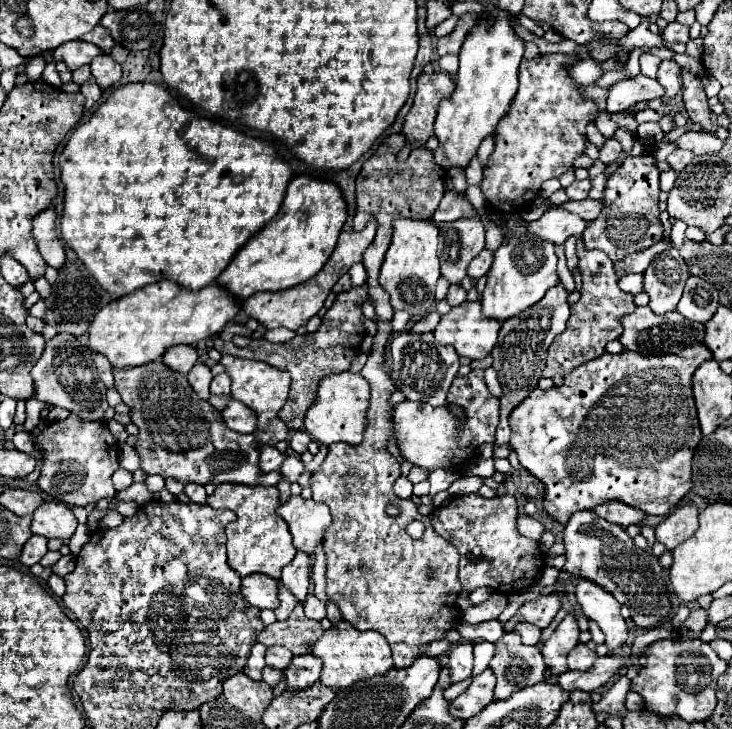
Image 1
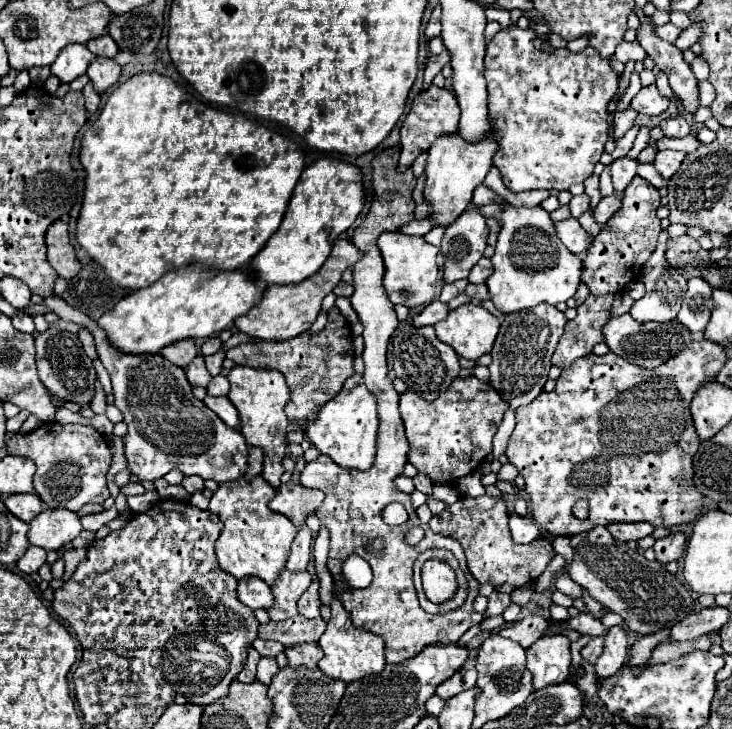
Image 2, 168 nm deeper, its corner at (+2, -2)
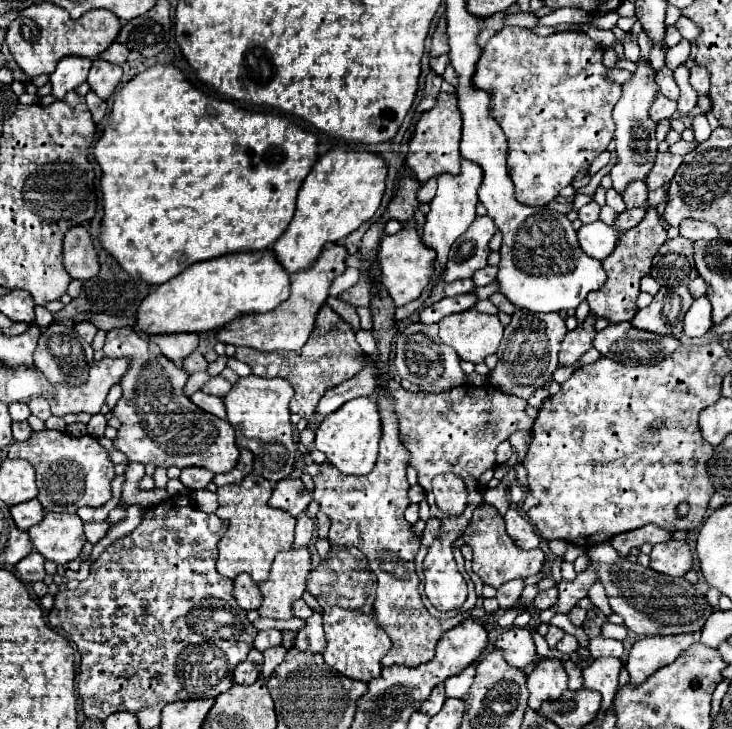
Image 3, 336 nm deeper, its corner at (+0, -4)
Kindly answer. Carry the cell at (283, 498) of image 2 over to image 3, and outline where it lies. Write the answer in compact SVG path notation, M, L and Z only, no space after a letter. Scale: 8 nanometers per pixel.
M282 479L276 483L268 505L286 511L292 517L298 517L308 509L310 501L312 501L312 491L304 487L302 479Z

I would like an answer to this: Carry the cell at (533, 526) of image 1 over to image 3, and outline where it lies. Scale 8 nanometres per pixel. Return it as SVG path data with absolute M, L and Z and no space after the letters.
M510 507L508 513L504 515L504 519L506 519L506 531L508 531L510 539L518 547L522 547L522 549L536 549L540 545L540 535L530 525L530 521L518 513L518 509Z

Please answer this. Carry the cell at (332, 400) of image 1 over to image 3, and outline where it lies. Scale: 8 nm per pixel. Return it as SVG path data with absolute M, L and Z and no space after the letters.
M356 397L330 413L316 429L314 445L328 461L346 475L368 475L378 459L378 441L382 437L380 413L372 397Z

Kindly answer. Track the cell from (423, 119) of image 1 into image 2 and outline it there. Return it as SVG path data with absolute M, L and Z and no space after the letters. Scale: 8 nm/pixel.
M432 85L428 91L422 91L414 101L412 101L412 109L406 115L402 129L400 129L400 167L412 167L414 159L428 151L432 147L432 143L442 137L442 135L452 135L458 131L458 121L460 121L460 107L456 103L456 97L452 91L448 89L440 89L436 85Z

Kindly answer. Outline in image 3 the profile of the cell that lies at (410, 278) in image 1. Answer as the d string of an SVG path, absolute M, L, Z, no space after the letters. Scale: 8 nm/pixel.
M404 229L396 235L386 235L382 239L380 253L378 253L382 283L388 289L396 307L418 299L422 295L422 291L430 285L430 281L434 277L434 259L436 259L434 249L430 249L422 243L416 229Z

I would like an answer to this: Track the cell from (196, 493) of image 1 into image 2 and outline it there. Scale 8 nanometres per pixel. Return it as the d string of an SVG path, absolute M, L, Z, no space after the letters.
M190 475L190 477L184 477L182 485L184 485L184 489L188 493L196 493L196 491L202 491L204 489L204 479L202 477L196 477L196 475Z

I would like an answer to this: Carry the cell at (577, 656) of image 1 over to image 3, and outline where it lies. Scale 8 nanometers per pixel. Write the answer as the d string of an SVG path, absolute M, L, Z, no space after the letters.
M598 635L598 637L590 639L588 651L590 651L592 657L604 657L604 655L610 655L610 657L622 657L624 647L622 647L622 641L606 639L606 637Z

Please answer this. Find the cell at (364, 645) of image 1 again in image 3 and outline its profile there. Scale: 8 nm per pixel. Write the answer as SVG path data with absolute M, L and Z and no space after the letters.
M372 597L358 607L358 611L346 611L340 607L330 607L330 605L322 605L324 609L324 631L326 631L326 651L324 651L324 661L334 667L338 673L356 679L356 681L364 681L368 683L370 679L376 679L380 675L380 659L390 651L392 641L390 637L374 623L372 619Z

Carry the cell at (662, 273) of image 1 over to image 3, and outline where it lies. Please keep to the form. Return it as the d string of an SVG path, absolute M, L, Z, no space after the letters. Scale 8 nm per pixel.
M684 285L660 287L652 303L644 309L638 309L632 325L638 329L654 331L658 335L680 335L682 319L690 309L692 301L694 297Z

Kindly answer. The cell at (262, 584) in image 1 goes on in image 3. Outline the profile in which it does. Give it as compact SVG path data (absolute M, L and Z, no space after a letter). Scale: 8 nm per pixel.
M242 573L234 579L234 597L236 597L238 605L246 611L258 609L262 605L262 595L258 591L258 585L246 573Z

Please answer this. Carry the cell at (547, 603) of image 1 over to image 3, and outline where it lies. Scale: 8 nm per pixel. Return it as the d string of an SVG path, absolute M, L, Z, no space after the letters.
M522 627L500 633L494 645L504 651L504 657L510 665L520 669L526 669L536 657L536 645L534 645L532 633Z

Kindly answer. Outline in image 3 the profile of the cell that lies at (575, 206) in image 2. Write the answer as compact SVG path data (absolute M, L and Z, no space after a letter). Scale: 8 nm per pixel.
M596 201L586 203L586 205L578 211L582 223L592 223L592 221L596 221L596 219L598 219L598 213L600 213L600 205L598 205Z

